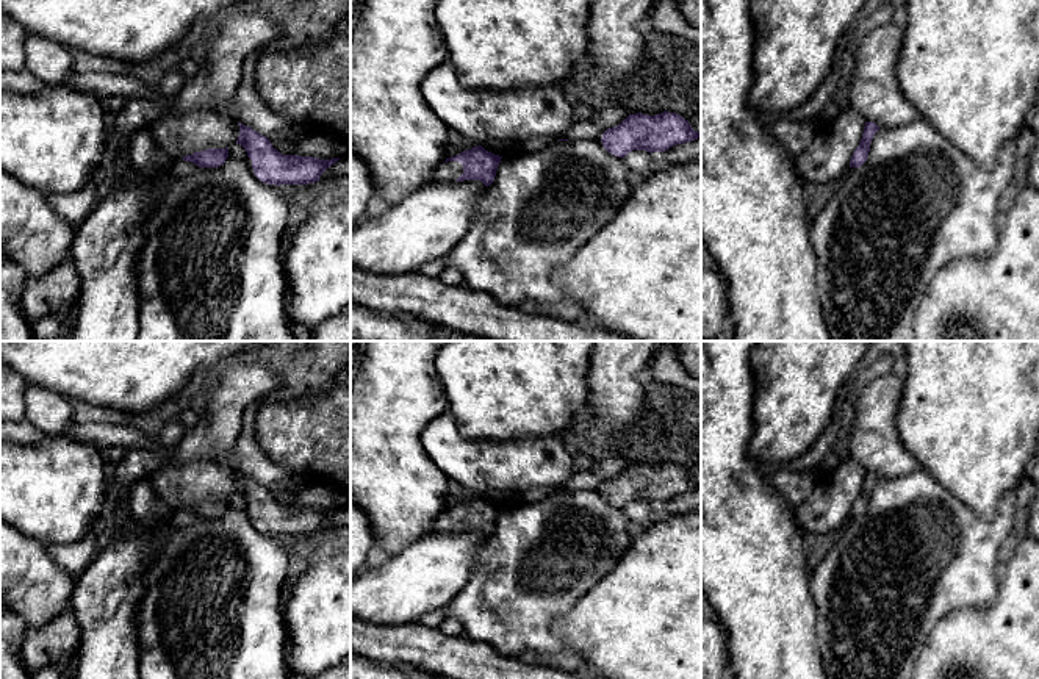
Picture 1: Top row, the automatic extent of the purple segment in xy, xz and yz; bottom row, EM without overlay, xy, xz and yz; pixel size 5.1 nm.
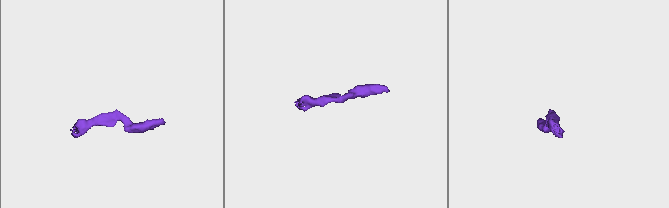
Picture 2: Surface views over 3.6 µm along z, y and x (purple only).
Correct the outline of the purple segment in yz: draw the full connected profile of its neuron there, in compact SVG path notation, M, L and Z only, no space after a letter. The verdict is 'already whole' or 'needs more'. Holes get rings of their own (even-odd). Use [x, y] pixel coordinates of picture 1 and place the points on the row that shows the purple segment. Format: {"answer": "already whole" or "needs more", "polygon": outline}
{"answer": "already whole", "polygon": "M865 122L862 139L851 156L850 167L861 167L867 161L870 142L878 130L875 122Z"}

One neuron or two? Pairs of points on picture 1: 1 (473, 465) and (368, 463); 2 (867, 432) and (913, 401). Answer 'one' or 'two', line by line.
1: two
2: two

